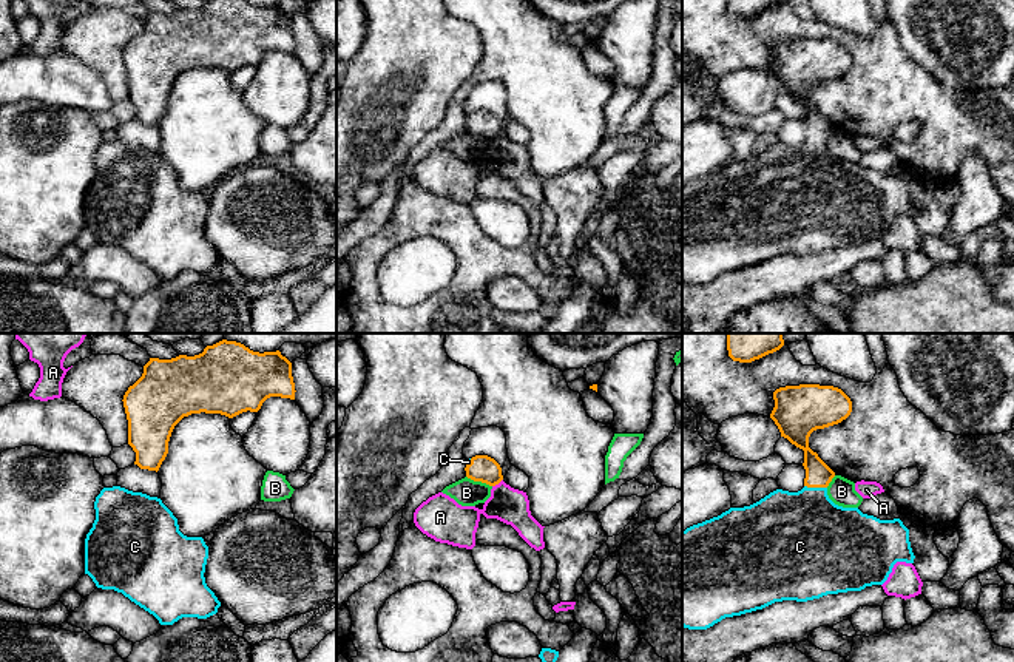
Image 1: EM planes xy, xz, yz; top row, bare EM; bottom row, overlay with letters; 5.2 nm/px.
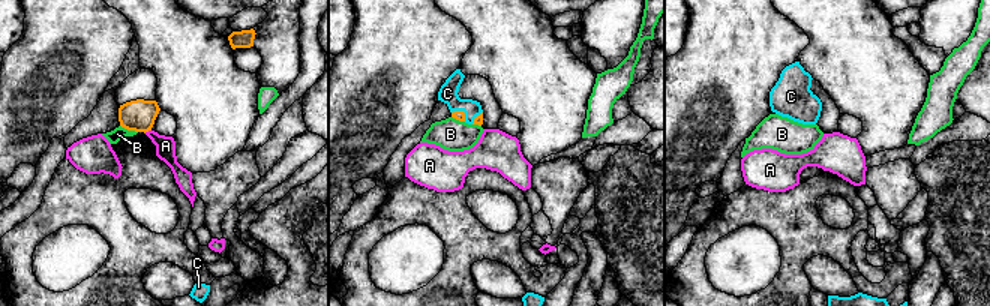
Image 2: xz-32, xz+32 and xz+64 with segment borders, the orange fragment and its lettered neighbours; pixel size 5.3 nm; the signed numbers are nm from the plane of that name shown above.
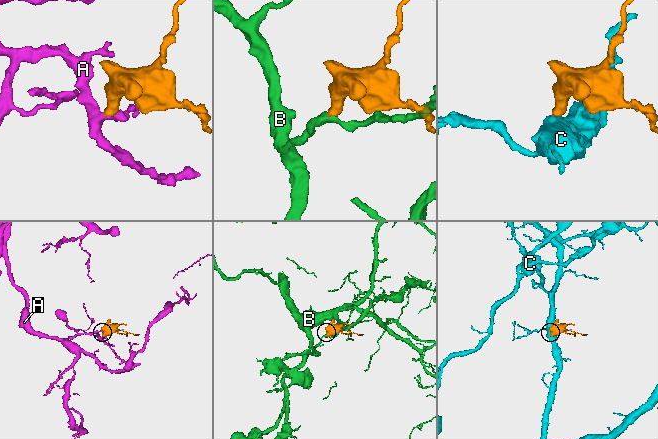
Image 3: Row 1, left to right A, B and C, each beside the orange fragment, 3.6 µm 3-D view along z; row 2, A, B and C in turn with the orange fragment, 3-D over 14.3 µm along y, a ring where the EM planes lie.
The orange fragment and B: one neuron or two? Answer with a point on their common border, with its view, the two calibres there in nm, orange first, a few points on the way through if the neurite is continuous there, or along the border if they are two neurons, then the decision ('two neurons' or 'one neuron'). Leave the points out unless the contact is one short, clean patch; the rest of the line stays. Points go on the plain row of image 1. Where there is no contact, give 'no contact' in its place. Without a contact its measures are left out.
xz (479, 135) | 140/140 nm | along xz (466, 130), (491, 141) | two neurons

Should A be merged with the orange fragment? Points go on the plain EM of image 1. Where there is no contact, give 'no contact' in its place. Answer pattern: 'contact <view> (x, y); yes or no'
contact xz (497, 138); no

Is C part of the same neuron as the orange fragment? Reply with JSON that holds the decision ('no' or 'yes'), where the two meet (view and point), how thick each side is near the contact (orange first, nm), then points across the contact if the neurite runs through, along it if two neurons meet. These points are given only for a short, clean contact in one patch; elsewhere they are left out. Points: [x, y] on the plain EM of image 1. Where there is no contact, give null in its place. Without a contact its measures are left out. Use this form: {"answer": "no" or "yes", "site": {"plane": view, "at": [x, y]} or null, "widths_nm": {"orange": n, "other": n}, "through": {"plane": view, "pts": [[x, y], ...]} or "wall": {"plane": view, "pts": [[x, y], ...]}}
{"answer": "yes", "site": {"plane": "yz", "at": [815, 141]}, "widths_nm": {"orange": 140, "other": 440}, "through": {"plane": "yz", "pts": [[818, 128], [815, 141], [804, 187]]}}

